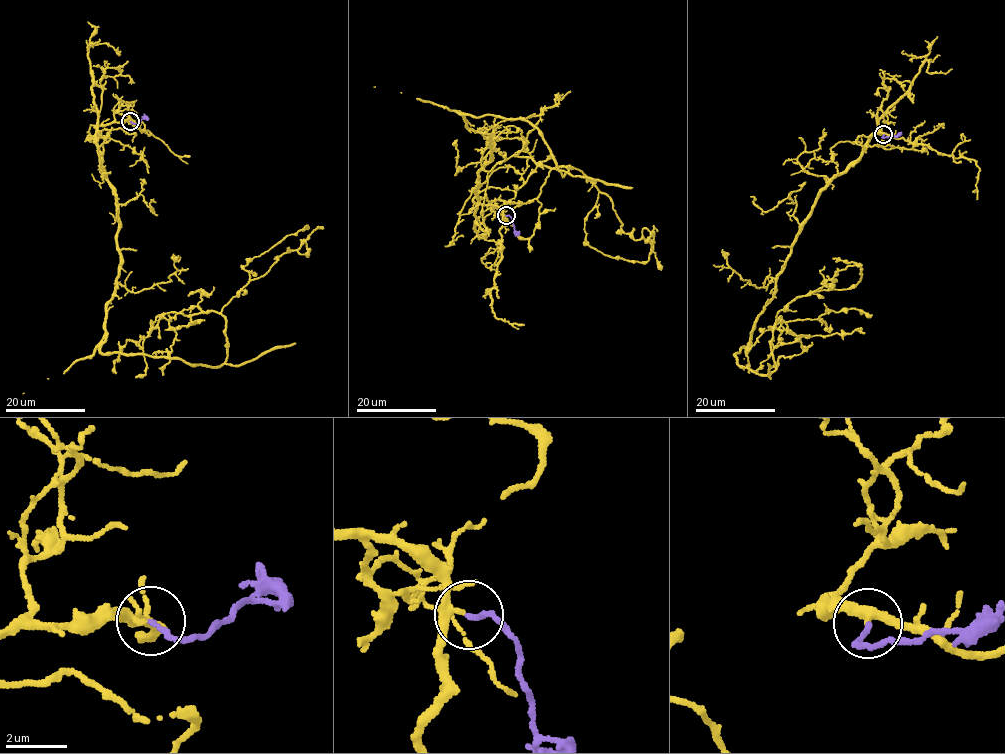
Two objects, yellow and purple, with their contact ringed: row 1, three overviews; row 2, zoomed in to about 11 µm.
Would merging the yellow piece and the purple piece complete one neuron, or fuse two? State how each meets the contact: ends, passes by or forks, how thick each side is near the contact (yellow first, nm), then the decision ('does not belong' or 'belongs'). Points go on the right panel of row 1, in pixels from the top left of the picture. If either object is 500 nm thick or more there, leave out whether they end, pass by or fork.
yellow passes by | purple ends | 220/170 nm | belongs

